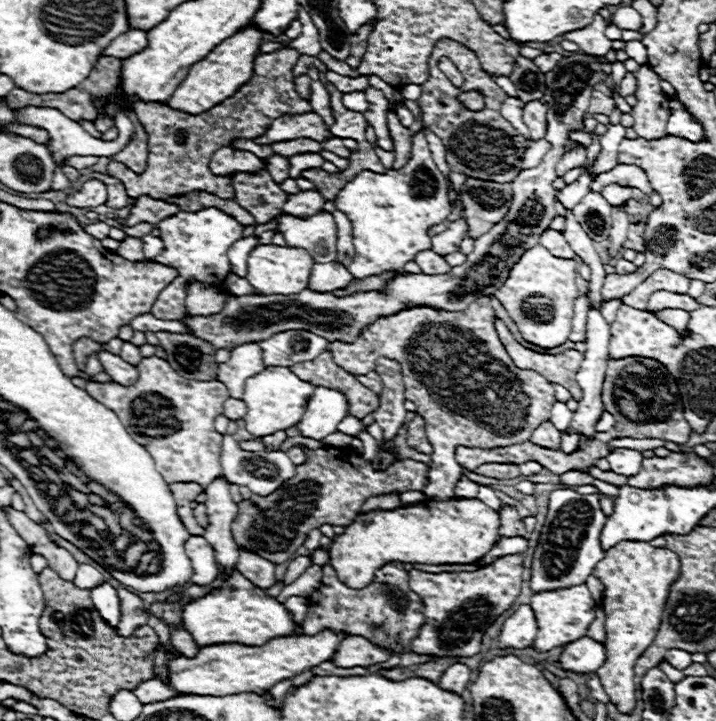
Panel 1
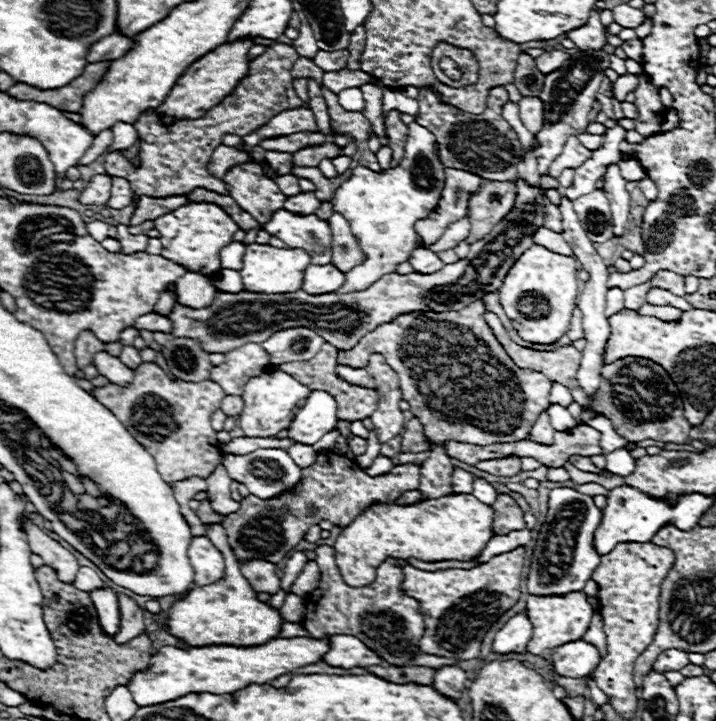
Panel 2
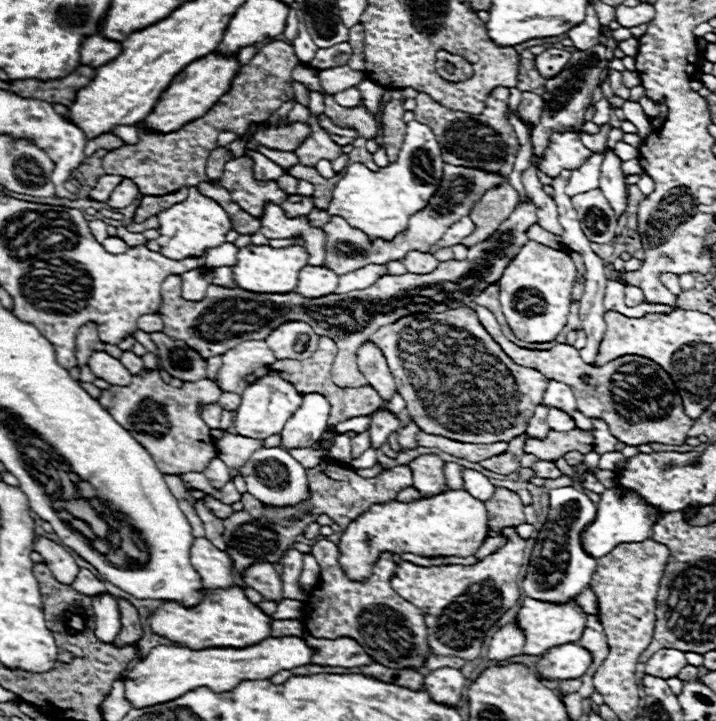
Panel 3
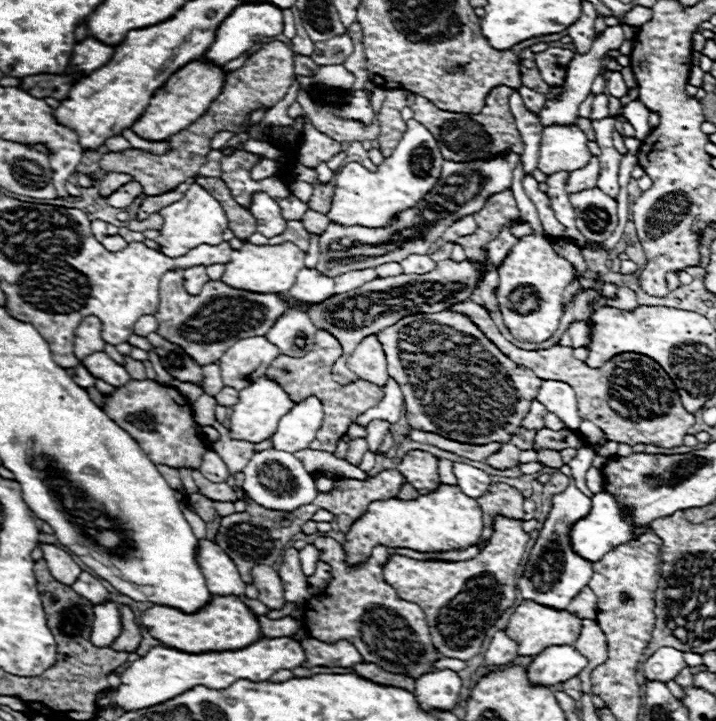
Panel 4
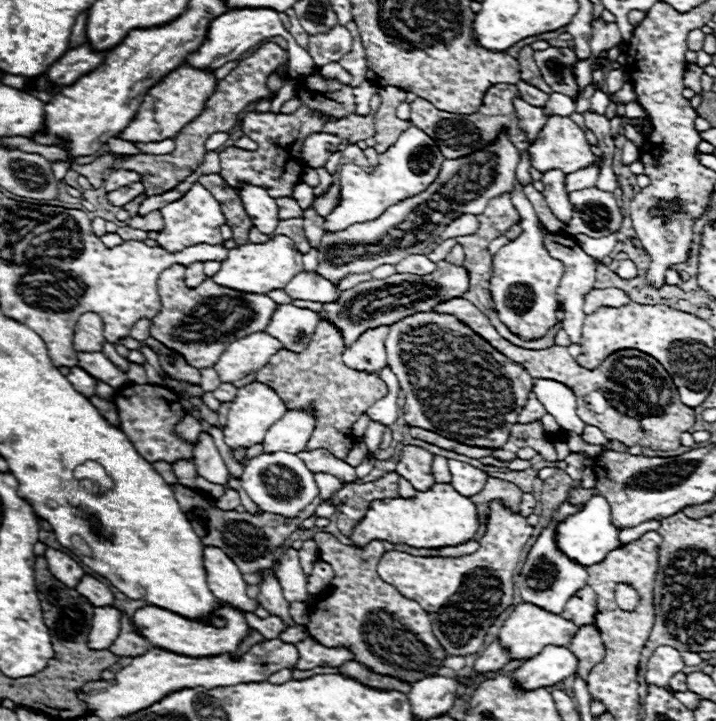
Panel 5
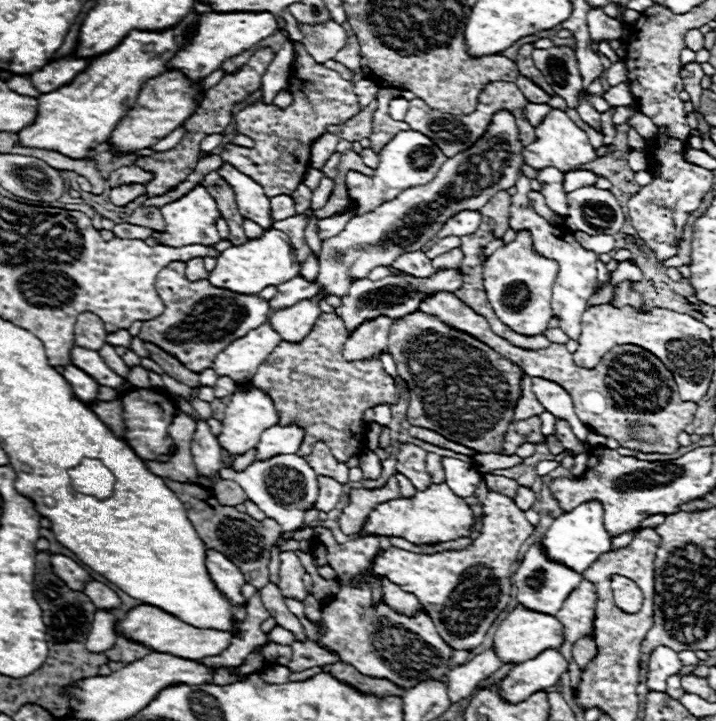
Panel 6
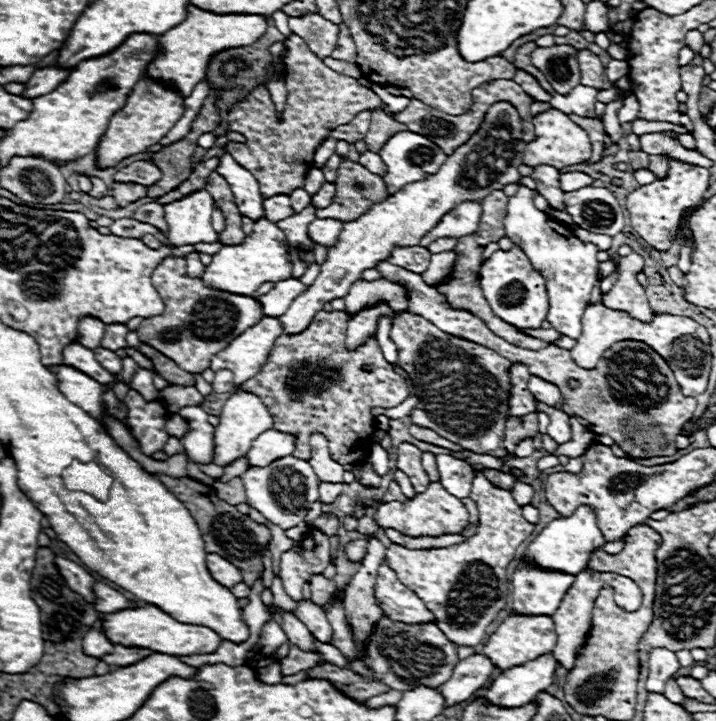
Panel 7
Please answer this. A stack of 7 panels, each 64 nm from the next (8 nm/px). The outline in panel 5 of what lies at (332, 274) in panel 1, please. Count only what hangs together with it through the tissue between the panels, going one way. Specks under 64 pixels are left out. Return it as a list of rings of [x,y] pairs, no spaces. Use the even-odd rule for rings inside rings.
[[[302,271],[296,274],[296,278],[292,278],[288,286],[284,286],[284,292],[292,300],[316,300],[316,302],[338,300],[338,292],[334,290],[334,286],[315,272]]]

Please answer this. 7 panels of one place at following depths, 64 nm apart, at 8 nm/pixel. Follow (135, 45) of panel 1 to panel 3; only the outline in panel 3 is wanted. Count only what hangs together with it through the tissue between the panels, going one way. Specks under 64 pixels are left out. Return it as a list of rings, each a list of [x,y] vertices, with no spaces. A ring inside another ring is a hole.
[[[92,36],[86,38],[80,46],[80,64],[98,68],[114,60],[118,54],[120,54],[120,42],[106,40],[102,36]]]

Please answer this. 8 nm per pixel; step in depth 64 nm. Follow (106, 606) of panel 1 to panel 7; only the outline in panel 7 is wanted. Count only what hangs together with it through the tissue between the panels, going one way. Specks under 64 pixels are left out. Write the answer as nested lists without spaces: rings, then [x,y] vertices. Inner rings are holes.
[[[100,618],[98,622],[92,626],[92,630],[84,636],[84,642],[82,642],[82,650],[86,656],[92,656],[92,658],[102,658],[104,654],[112,654],[114,646],[106,640],[102,628],[100,628]]]

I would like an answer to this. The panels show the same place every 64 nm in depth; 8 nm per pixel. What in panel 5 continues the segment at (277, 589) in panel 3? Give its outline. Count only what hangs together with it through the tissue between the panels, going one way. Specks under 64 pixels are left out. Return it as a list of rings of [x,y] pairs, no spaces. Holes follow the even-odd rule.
[[[266,570],[264,572],[264,580],[262,584],[258,586],[260,588],[260,594],[258,594],[258,602],[262,608],[266,608],[272,616],[278,616],[284,624],[288,626],[296,626],[296,622],[292,620],[292,616],[288,614],[288,602],[286,598],[282,596],[282,588],[280,588],[280,582],[274,578],[272,570]]]

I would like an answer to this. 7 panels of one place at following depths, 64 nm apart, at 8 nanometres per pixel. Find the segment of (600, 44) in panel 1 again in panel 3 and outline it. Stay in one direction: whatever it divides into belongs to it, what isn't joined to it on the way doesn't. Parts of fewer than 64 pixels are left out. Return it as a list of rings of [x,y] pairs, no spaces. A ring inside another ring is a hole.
[[[588,6],[588,14],[580,26],[568,30],[568,38],[574,42],[578,50],[588,50],[600,42],[600,22],[592,6]]]

